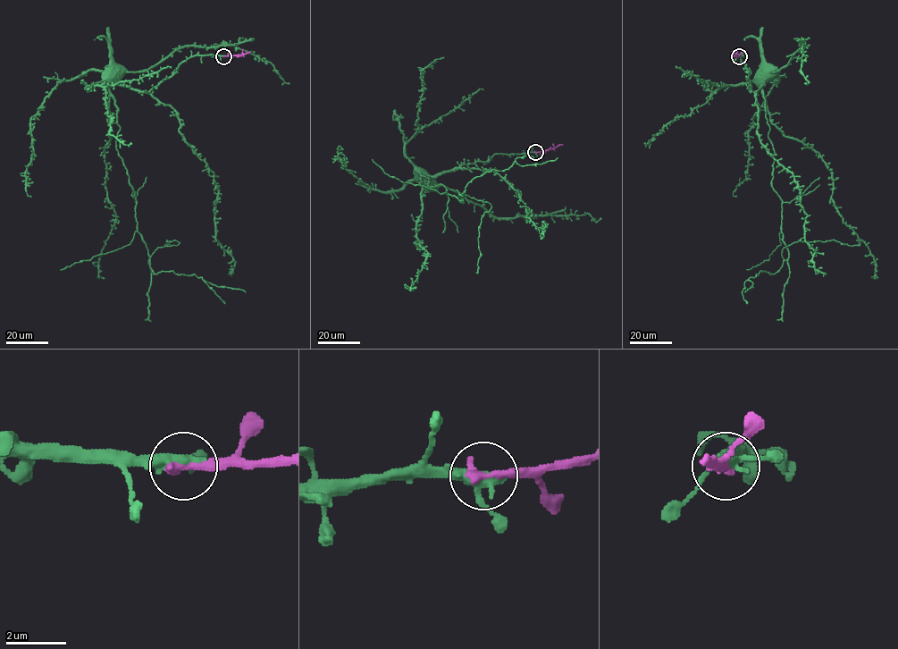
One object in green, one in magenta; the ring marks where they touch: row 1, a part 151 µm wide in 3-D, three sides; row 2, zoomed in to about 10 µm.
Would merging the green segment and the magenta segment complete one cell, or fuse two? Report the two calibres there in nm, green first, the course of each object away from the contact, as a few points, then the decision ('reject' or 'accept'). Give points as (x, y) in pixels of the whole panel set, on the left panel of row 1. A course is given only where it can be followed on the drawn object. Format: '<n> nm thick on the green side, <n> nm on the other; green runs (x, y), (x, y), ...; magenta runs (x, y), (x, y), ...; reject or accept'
360 nm thick on the green side, 360 nm on the other; green runs (224, 55), (193, 55), (188, 58), (171, 76), (147, 92), (119, 85), (115, 69); magenta runs (224, 55), (251, 52); accept

